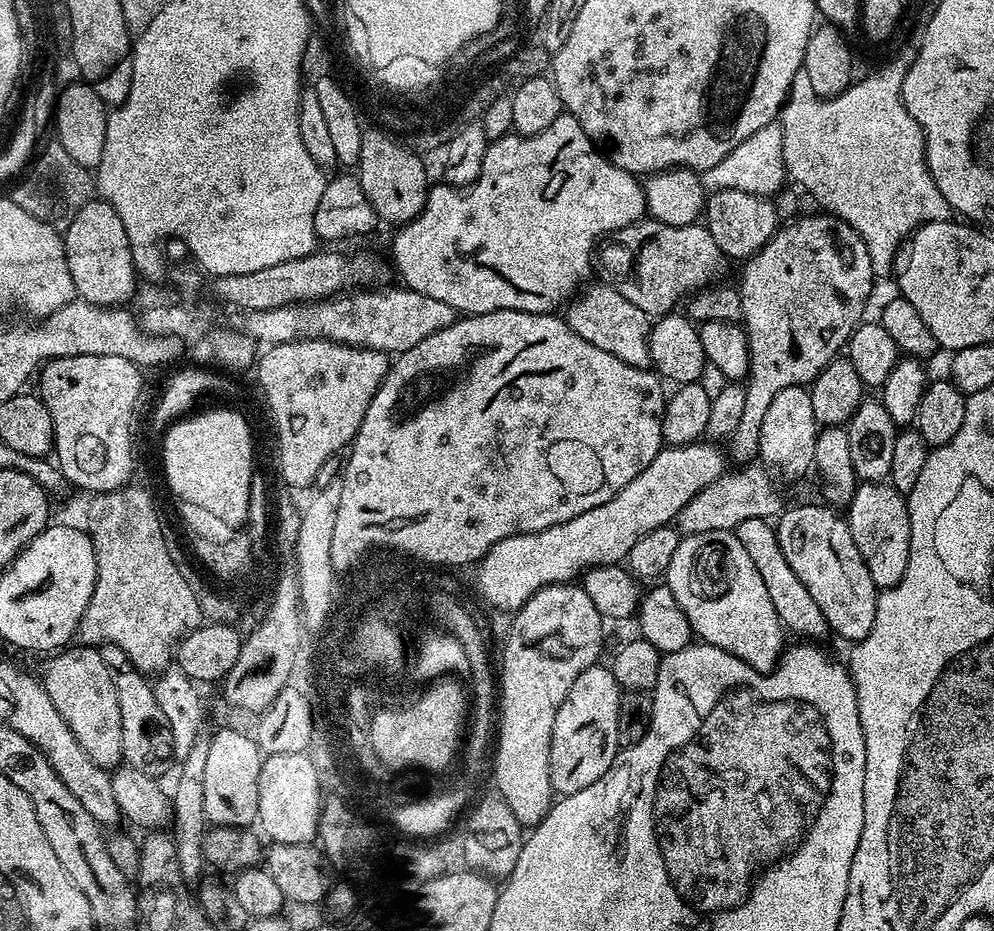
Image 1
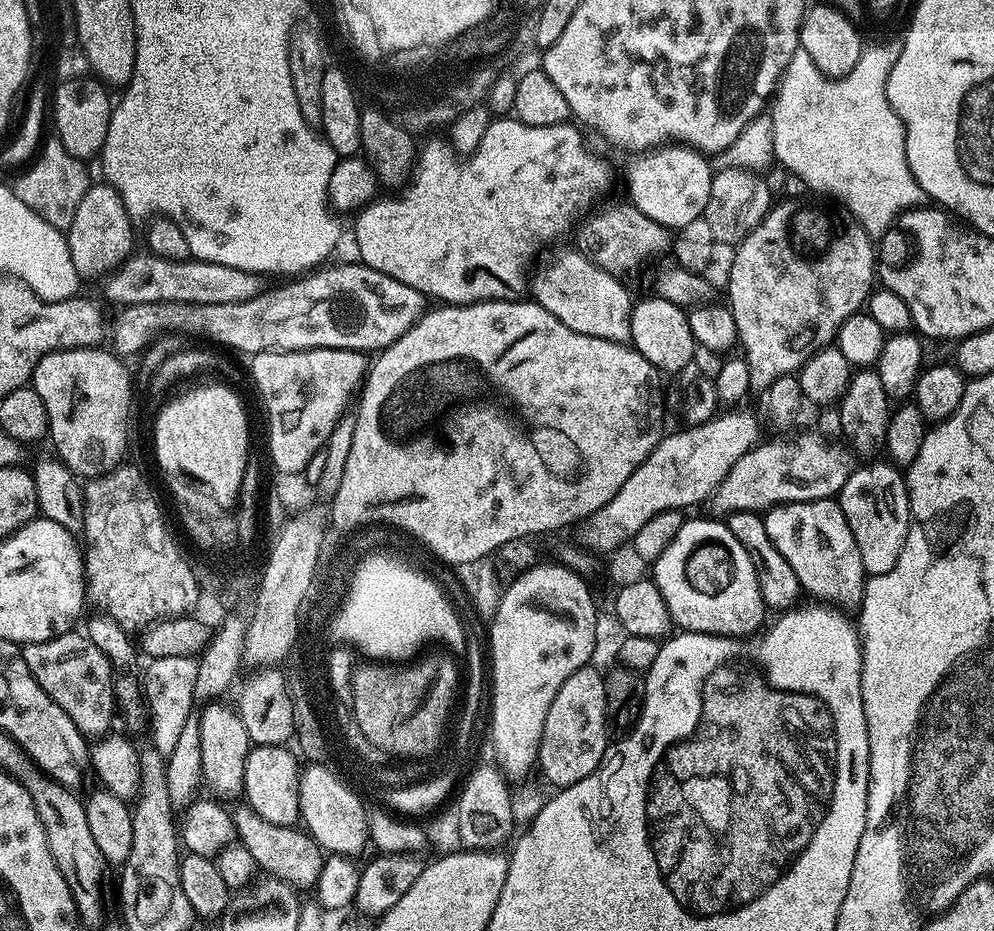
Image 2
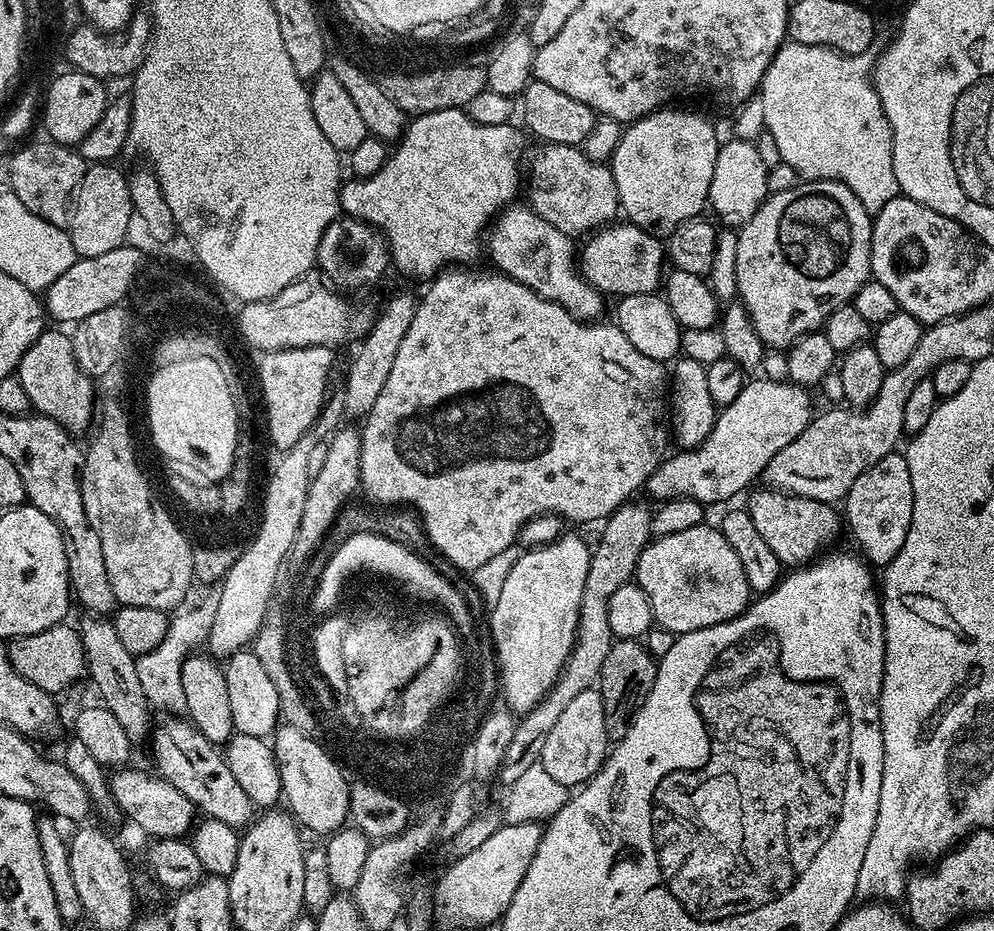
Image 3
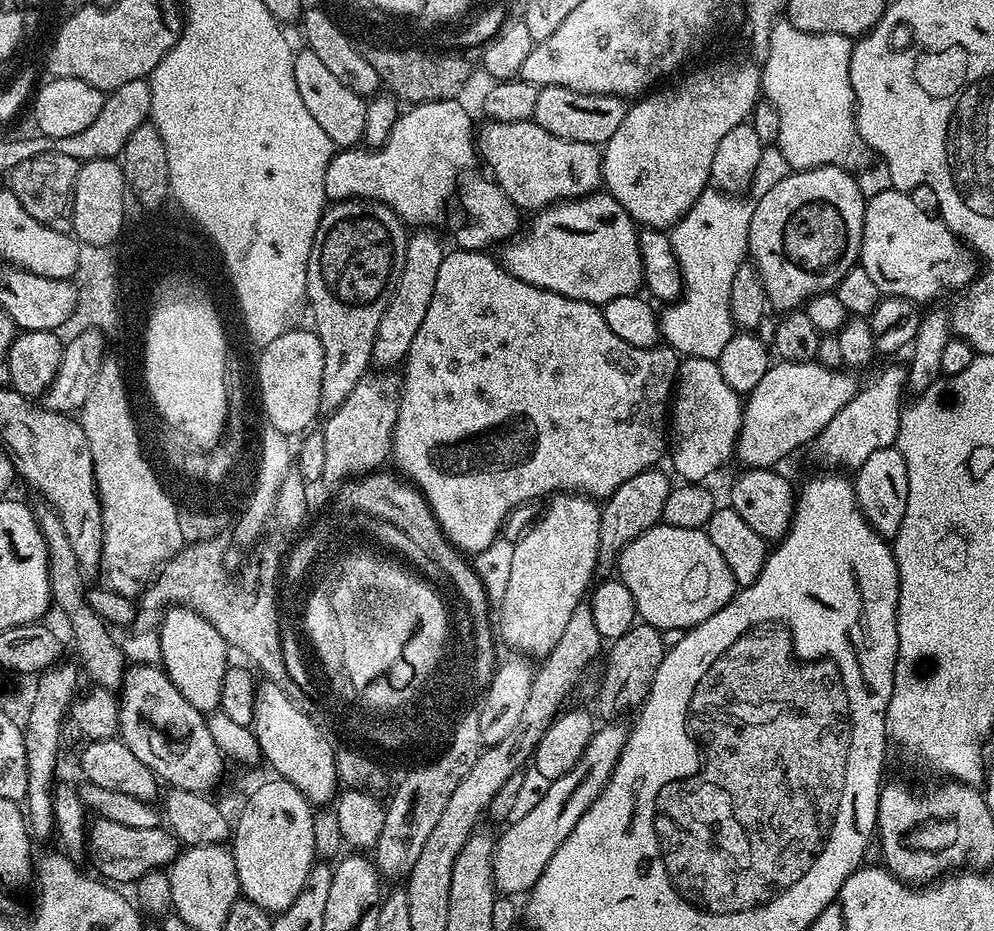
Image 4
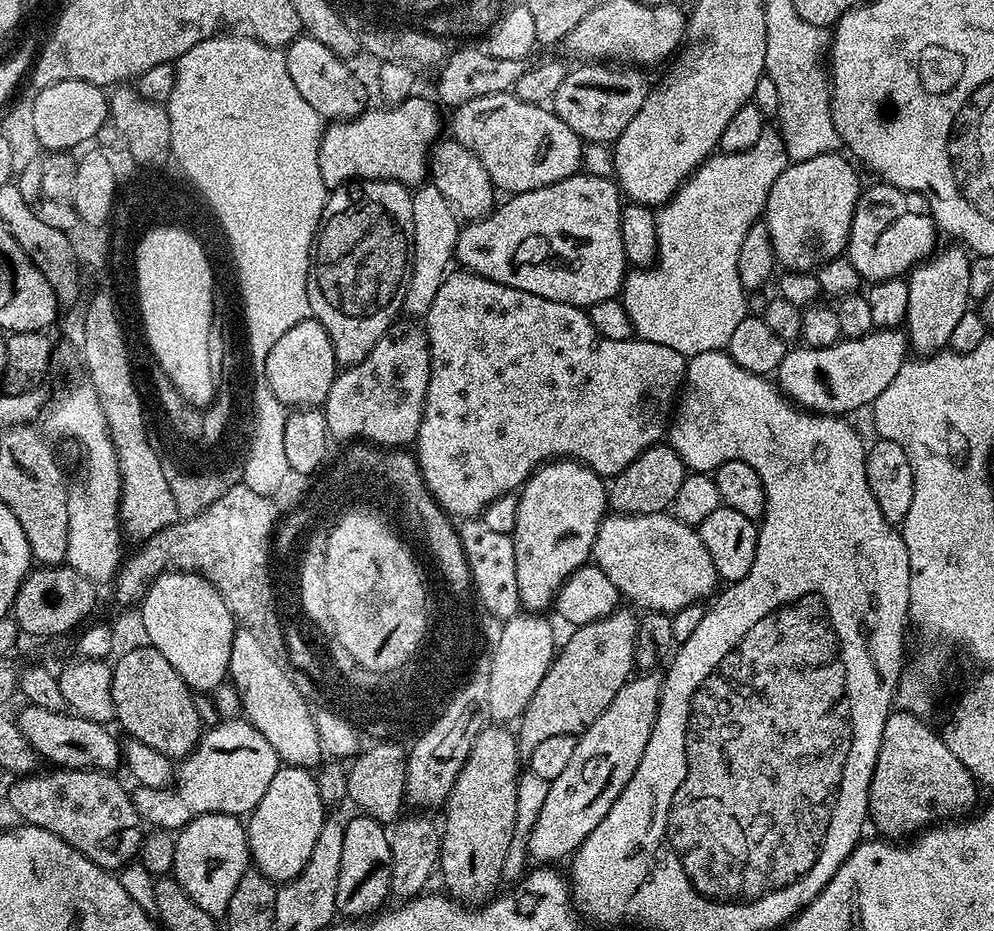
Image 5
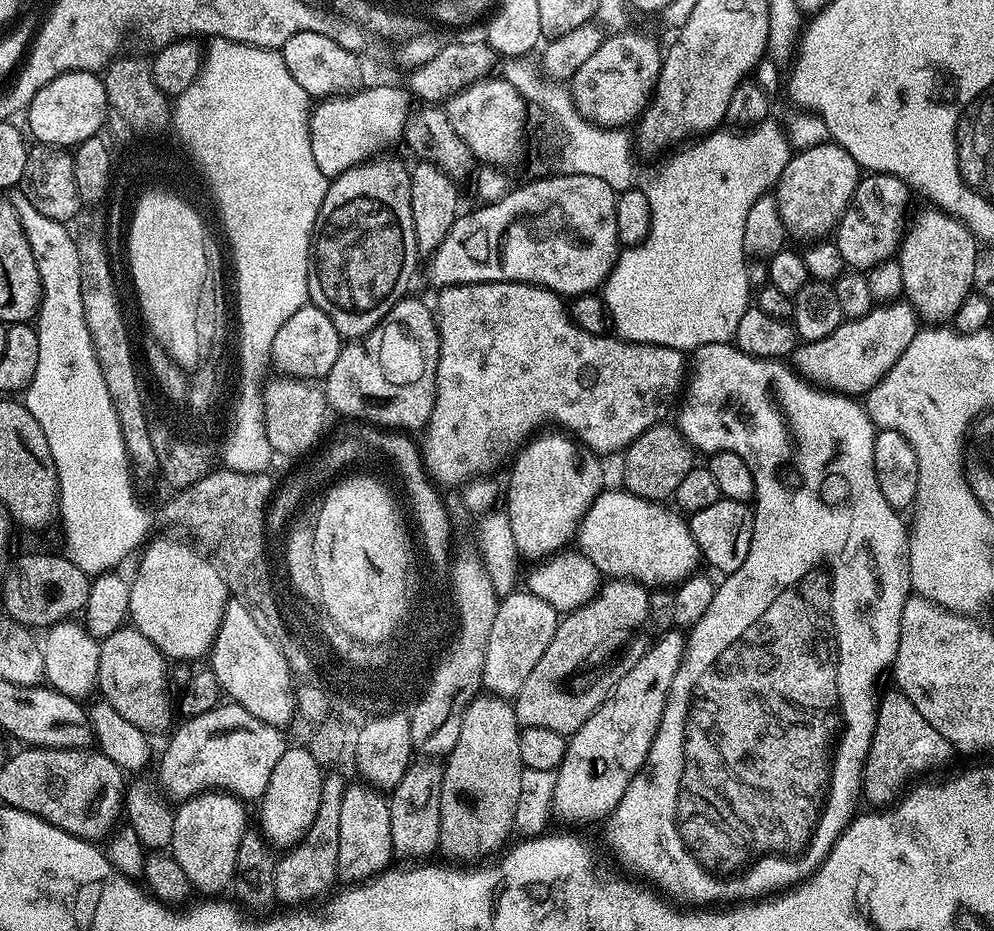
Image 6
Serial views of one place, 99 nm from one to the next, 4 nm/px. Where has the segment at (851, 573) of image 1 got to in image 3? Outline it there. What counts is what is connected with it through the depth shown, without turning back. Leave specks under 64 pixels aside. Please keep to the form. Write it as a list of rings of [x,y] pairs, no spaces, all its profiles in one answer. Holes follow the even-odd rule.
[[[763,491],[751,493],[753,496],[749,498],[748,504],[746,503],[746,511],[750,514],[750,518],[754,518],[758,534],[762,534],[766,546],[774,550],[781,565],[807,566],[825,550],[833,547],[831,544],[835,542],[840,528],[842,532],[842,520],[833,505],[801,496],[790,496],[786,492]]]

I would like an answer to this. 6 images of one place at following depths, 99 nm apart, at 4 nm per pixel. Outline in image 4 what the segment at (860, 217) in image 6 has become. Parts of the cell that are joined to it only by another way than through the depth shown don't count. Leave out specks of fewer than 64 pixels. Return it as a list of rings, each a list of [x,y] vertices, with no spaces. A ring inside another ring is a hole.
[[[887,188],[882,194],[874,194],[867,197],[864,205],[864,225],[862,226],[862,246],[860,247],[859,267],[870,274],[870,278],[878,286],[878,290],[884,296],[901,296],[907,300],[913,300],[917,306],[928,306],[939,296],[947,292],[959,293],[967,289],[968,285],[976,279],[978,256],[969,248],[960,237],[955,236],[939,215],[923,212],[912,201],[909,193],[901,192],[898,188]]]

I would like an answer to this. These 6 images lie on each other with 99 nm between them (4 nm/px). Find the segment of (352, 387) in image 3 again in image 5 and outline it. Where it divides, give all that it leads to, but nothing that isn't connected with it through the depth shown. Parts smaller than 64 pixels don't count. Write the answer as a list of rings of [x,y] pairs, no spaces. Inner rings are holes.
[[[425,182],[412,192],[412,269],[410,282],[406,282],[406,298],[402,309],[405,317],[427,317],[438,294],[438,286],[442,286],[444,277],[450,271],[448,263],[453,263],[461,227],[454,210],[450,210],[450,202],[446,202],[442,190],[438,190],[435,183]]]

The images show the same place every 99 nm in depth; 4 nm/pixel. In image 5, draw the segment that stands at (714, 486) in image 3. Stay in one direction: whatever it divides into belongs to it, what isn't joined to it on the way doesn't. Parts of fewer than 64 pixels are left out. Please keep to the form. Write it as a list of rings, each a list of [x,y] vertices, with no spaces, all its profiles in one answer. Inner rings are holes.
[[[876,328],[853,340],[841,338],[825,348],[789,347],[775,370],[774,380],[791,403],[817,414],[843,417],[848,414],[844,412],[871,406],[909,356],[908,338],[900,328]]]

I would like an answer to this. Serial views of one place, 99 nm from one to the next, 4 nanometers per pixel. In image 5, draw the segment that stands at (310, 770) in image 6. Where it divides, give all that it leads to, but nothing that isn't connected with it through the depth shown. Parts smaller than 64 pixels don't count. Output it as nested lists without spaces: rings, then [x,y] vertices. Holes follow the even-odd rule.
[[[282,766],[274,774],[266,794],[262,794],[262,802],[247,817],[248,854],[255,871],[273,882],[292,880],[310,862],[310,854],[314,850],[314,842],[326,819],[326,807],[318,794],[318,779],[309,769]]]

